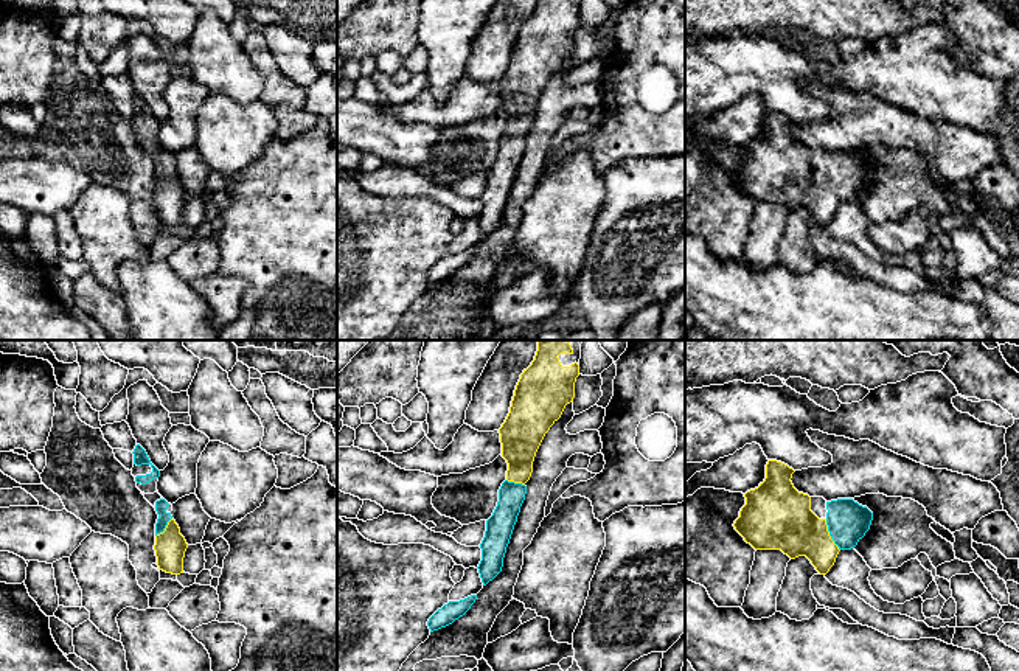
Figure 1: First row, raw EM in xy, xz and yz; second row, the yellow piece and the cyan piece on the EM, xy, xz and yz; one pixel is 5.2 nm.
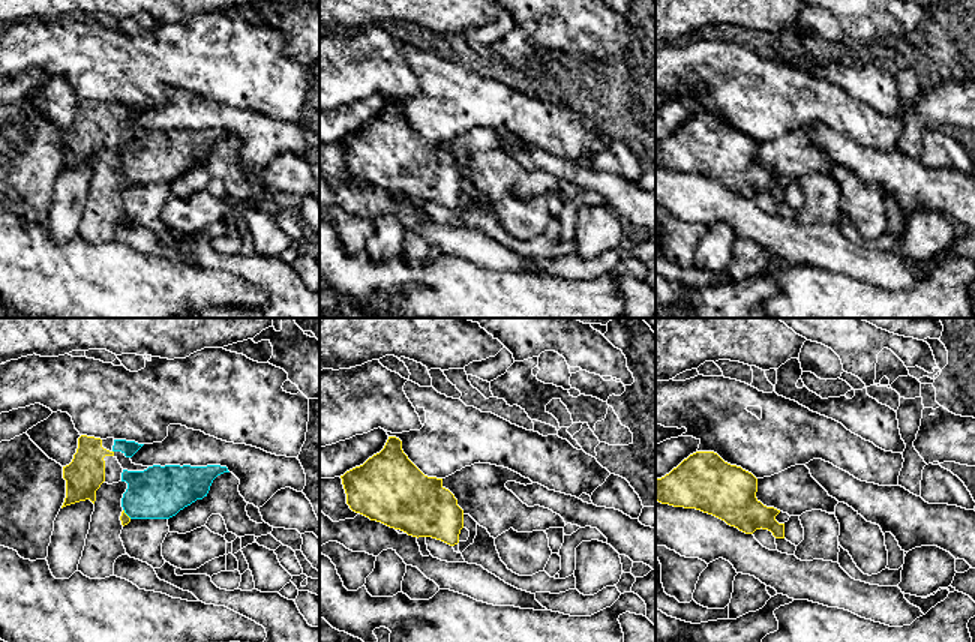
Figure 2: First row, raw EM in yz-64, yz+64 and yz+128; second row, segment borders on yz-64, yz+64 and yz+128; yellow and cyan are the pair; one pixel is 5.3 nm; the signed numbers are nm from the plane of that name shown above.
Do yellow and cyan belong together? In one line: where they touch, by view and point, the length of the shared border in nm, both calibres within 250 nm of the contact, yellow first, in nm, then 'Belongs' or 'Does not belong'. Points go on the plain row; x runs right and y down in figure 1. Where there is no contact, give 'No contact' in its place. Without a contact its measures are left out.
Touches yellow at yz (828, 187). Shared border 180 nm. Thickness 300 nm (yellow) against 220 nm. Belongs

